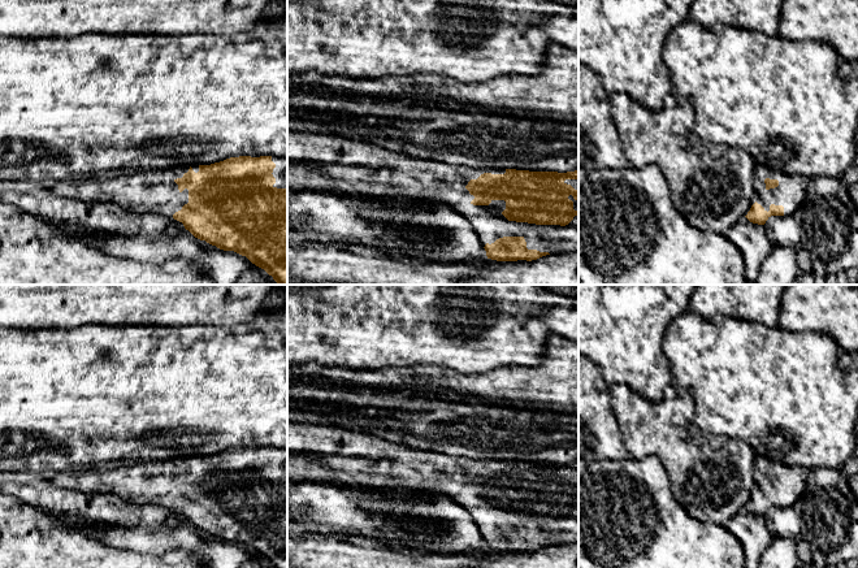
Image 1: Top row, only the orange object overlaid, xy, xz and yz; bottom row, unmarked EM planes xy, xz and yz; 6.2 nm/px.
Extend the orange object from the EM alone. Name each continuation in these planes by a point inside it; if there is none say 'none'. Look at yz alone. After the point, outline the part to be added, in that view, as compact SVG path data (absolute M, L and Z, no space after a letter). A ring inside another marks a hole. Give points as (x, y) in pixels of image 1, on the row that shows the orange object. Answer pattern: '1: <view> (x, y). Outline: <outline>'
1: yz (791, 193). Outline: M755 164L753 181L755 201L767 212L771 204L783 205L784 216L790 216L806 198L807 179L806 177L786 175L762 164ZM766 178L777 179L779 186L767 190Z

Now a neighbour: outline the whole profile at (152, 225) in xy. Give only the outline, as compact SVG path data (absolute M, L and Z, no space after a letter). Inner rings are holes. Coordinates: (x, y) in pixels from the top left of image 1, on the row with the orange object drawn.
M0 181L0 203L12 204L27 214L51 224L70 224L88 231L125 237L156 237L185 229L174 218L135 214L108 201L83 201L56 195L44 182Z

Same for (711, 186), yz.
M625 92L608 94L611 116L630 166L655 165L663 173L680 214L701 231L725 235L755 203L754 159L744 149L702 139L694 130L694 110L668 94L659 110L650 110Z

